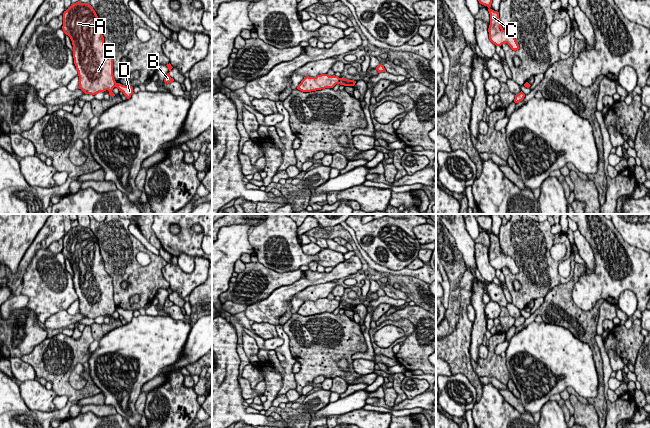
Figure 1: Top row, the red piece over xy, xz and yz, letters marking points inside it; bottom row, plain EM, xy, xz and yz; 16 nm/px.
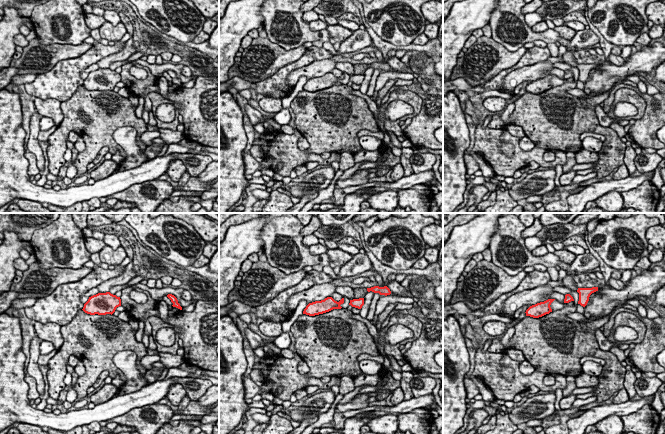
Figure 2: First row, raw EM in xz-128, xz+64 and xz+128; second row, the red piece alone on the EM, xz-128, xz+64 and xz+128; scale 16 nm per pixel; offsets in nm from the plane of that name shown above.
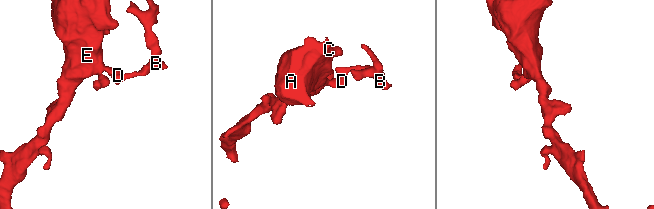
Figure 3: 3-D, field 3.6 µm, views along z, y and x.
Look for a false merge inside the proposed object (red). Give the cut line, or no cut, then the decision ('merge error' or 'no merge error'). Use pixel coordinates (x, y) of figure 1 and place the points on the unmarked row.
cut in xz along (340, 302), (338, 307); merge error

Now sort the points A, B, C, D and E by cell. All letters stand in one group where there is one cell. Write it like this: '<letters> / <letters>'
A C E / B D

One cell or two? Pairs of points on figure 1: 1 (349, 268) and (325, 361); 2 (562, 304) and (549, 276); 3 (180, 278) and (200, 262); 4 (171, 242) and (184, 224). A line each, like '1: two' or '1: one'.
1: two
2: two
3: one
4: one

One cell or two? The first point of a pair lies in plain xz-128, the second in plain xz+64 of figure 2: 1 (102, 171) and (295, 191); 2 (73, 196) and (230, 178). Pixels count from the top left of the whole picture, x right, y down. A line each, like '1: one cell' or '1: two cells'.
1: one cell
2: one cell

